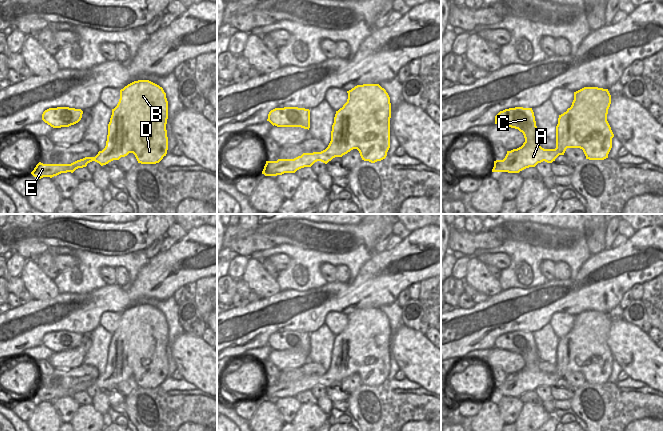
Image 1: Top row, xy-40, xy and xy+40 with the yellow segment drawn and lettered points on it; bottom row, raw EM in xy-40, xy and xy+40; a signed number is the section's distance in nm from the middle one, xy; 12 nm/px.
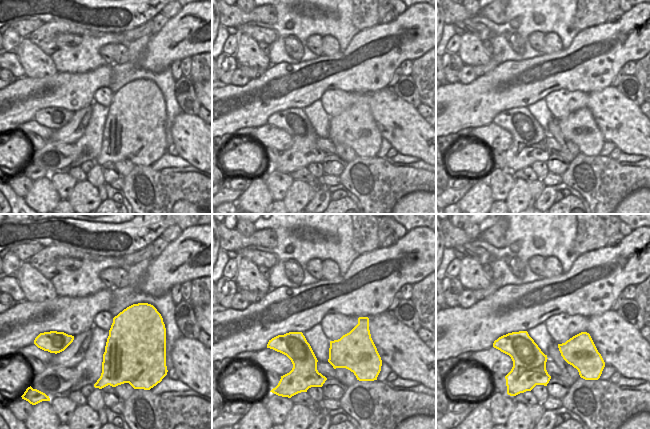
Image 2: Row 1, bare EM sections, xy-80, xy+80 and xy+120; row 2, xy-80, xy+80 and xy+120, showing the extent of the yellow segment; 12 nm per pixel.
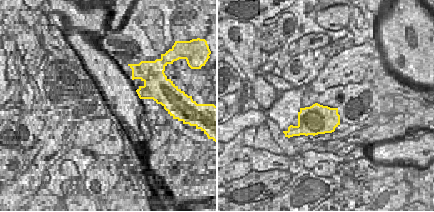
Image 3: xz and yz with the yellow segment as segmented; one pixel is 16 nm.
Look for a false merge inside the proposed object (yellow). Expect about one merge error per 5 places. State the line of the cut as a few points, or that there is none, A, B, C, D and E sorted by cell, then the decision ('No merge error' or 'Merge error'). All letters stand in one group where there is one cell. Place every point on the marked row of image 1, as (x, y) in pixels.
No split. Groups: A B C D E. No merge error.

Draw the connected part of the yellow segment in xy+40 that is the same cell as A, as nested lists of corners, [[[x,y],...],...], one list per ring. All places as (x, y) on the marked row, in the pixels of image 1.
[[[584,87],[574,92],[574,100],[566,112],[559,115],[556,126],[556,148],[544,149],[539,145],[539,132],[536,126],[532,108],[515,107],[500,111],[495,116],[495,124],[518,129],[523,133],[525,142],[517,149],[507,151],[503,160],[494,161],[492,172],[519,173],[535,167],[543,161],[552,163],[559,155],[564,155],[567,148],[580,148],[586,159],[604,160],[612,148],[614,134],[607,121],[608,109],[611,104],[611,95],[608,89],[598,87]]]

